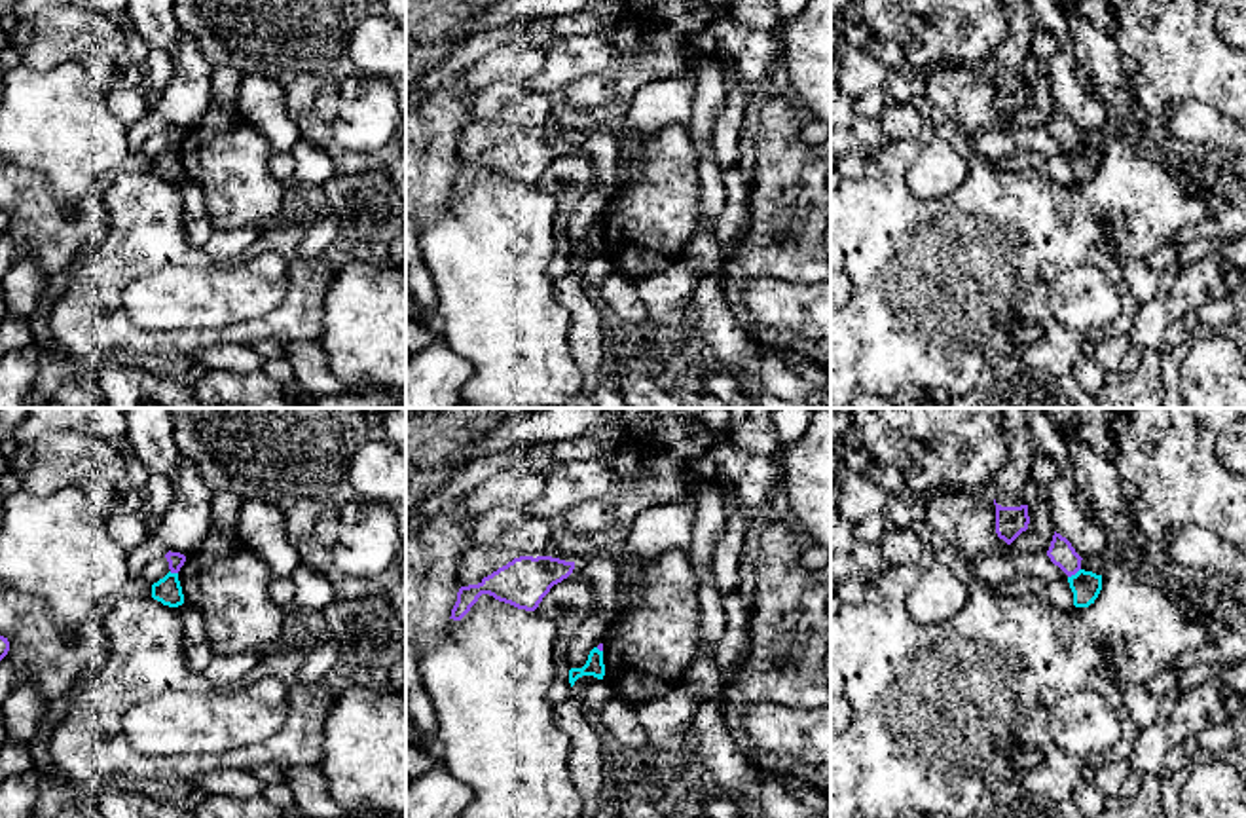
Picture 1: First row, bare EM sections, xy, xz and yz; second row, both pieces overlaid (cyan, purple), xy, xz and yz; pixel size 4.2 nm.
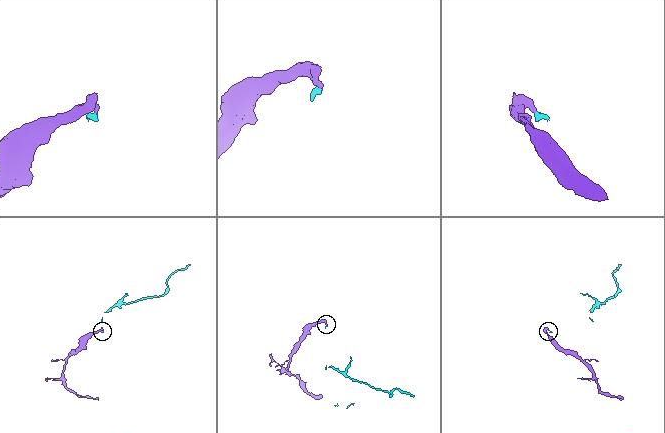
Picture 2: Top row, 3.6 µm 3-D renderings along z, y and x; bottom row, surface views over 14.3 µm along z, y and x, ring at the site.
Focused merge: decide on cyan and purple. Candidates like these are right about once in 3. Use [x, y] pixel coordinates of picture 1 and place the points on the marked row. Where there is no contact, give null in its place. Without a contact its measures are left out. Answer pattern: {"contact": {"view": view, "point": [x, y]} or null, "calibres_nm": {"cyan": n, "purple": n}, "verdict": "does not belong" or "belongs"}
{"contact": {"view": "yz", "point": [1076, 574]}, "calibres_nm": {"cyan": 130, "purple": 110}, "verdict": "does not belong"}

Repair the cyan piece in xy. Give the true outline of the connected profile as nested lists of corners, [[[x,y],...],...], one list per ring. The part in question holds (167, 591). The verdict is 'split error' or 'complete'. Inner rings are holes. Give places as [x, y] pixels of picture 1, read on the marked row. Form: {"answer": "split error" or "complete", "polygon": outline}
{"answer": "complete", "polygon": [[[167,573],[163,579],[152,585],[152,598],[169,607],[178,607],[184,604],[182,586],[178,573]]]}

